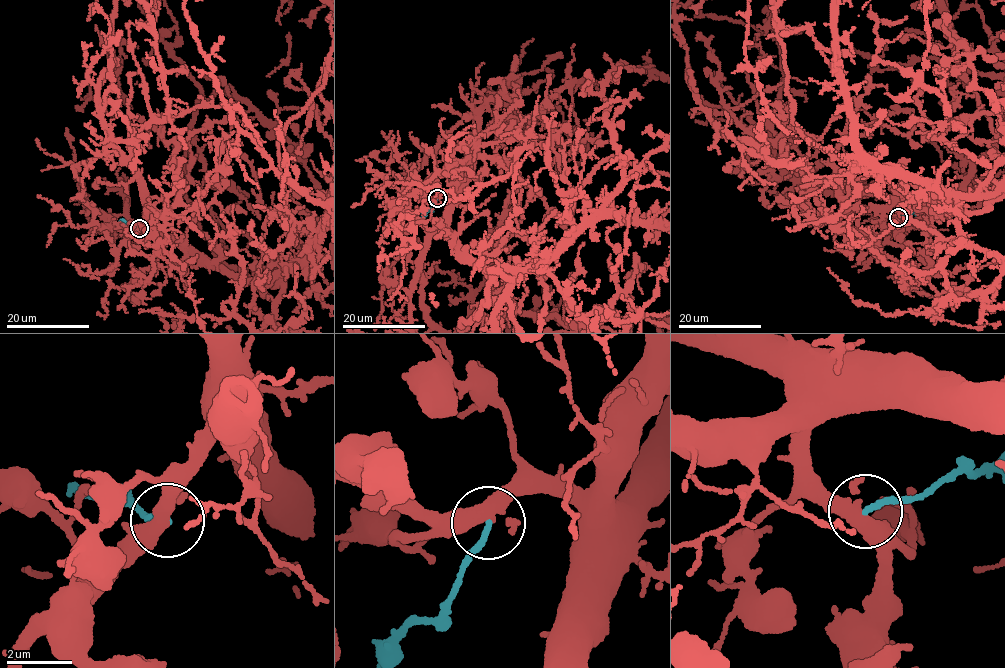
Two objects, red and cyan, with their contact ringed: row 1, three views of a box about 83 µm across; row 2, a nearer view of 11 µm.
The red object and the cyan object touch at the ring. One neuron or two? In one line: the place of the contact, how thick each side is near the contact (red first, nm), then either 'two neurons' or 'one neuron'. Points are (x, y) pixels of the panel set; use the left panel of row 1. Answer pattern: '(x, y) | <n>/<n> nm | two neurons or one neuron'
(139, 228) | 360/180 nm | two neurons

